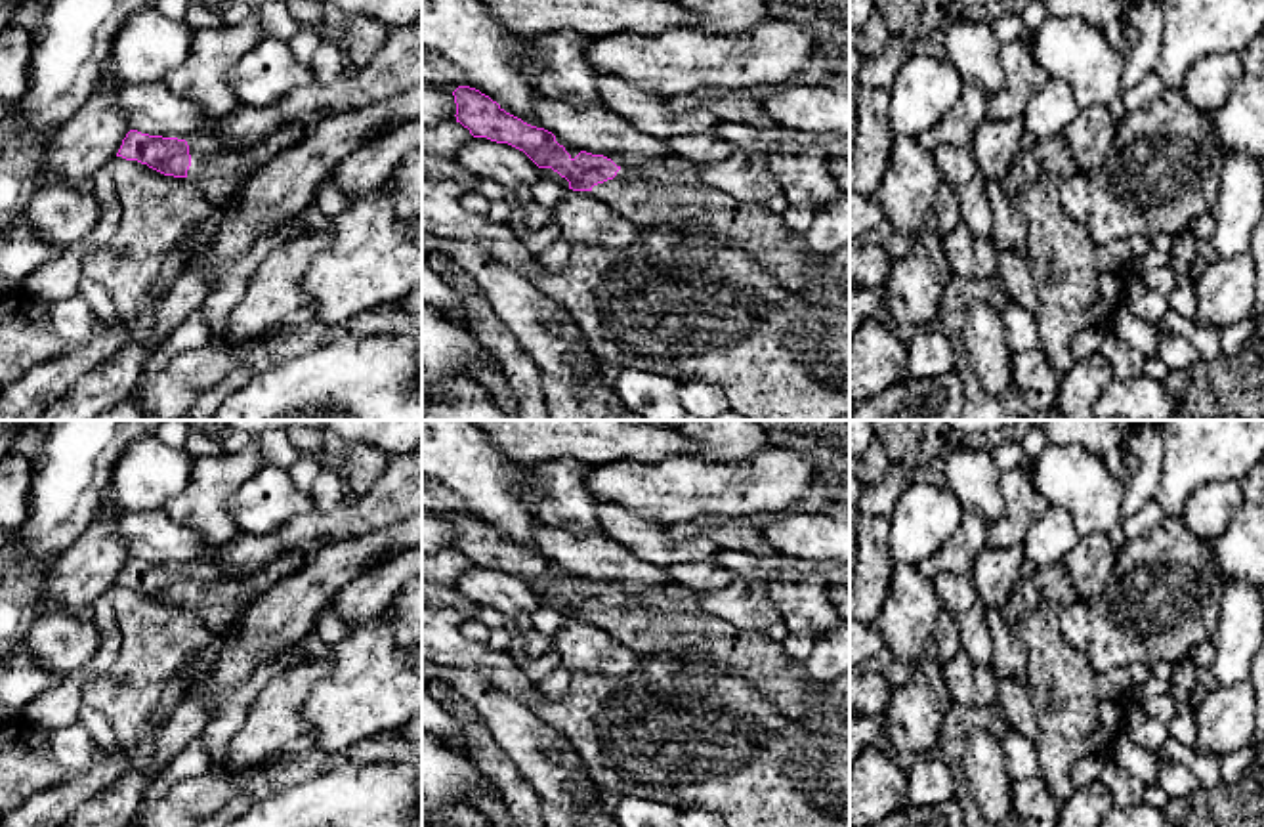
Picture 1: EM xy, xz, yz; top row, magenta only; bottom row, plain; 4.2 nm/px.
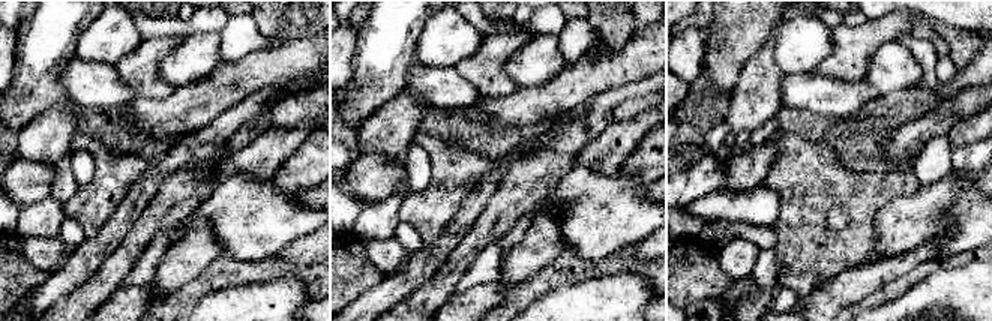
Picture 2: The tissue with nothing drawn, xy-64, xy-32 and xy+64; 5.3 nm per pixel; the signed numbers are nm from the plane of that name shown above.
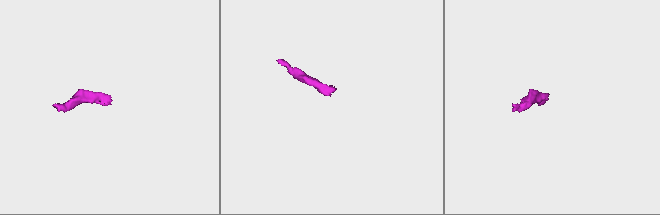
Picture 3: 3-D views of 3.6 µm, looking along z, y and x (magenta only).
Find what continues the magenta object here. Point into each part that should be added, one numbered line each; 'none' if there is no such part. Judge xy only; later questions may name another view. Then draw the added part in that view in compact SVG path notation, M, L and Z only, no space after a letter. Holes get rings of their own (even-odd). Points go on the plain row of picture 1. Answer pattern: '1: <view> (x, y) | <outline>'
1: xy (231, 594) | M283 554L248 577L187 567L191 583L189 602L195 604L206 594L221 609L220 628L225 630L242 615L250 602L269 590L277 581L296 573L305 562L307 558L302 554Z

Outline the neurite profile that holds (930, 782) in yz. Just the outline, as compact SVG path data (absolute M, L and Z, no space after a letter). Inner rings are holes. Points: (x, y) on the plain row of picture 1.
M922 758L907 770L905 806L936 806L955 795L955 777L947 762Z

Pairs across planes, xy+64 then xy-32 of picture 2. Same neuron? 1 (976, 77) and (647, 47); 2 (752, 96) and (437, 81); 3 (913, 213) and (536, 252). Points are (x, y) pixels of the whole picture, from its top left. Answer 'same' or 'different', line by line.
1: same
2: different
3: same

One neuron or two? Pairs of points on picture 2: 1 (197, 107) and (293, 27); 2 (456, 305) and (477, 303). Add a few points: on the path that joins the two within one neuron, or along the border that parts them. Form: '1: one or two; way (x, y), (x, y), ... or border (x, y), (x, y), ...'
1: two; border (314, 33), (305, 38), (293, 38), (282, 44)
2: one; way (461, 305), (473, 305)

